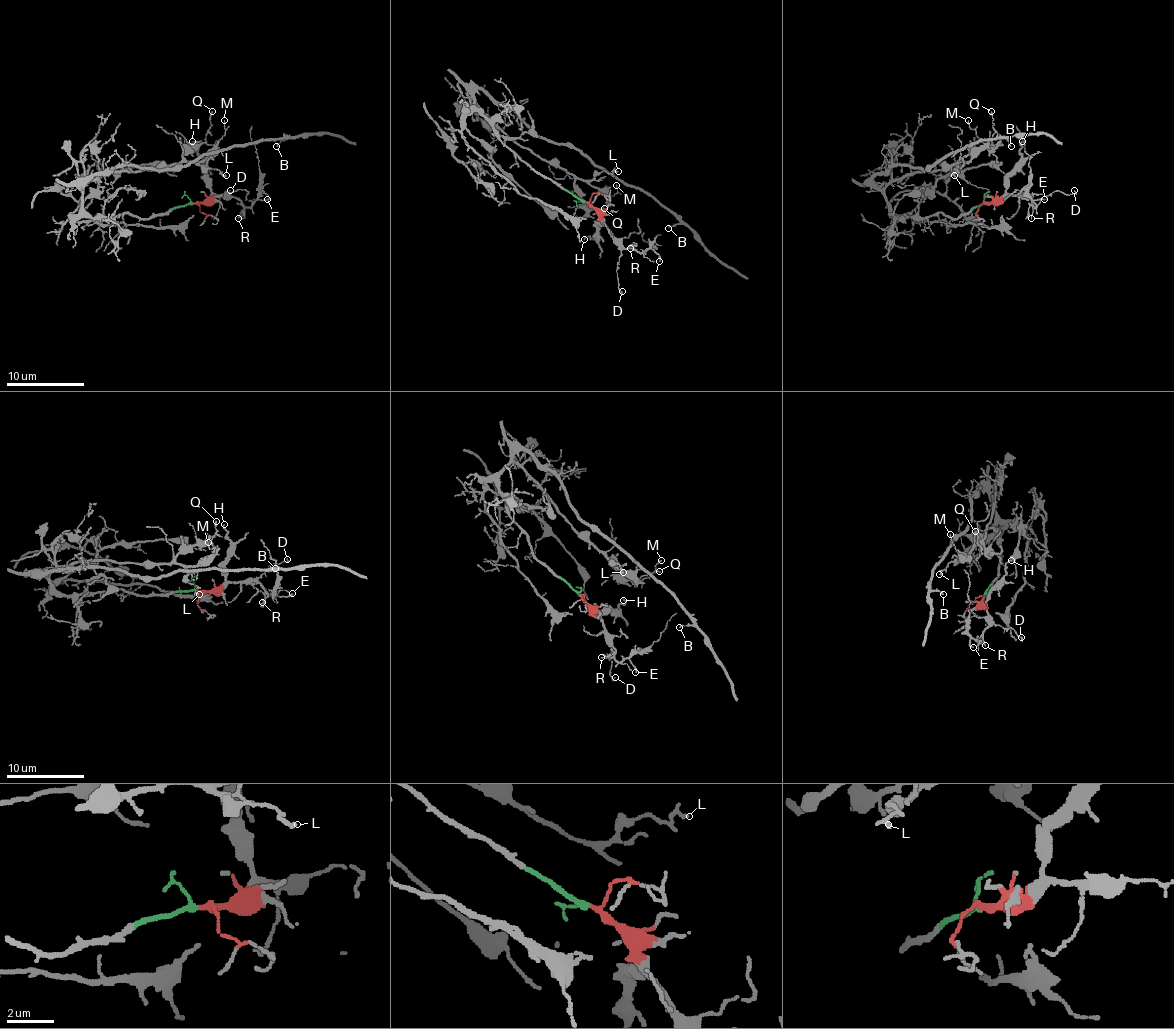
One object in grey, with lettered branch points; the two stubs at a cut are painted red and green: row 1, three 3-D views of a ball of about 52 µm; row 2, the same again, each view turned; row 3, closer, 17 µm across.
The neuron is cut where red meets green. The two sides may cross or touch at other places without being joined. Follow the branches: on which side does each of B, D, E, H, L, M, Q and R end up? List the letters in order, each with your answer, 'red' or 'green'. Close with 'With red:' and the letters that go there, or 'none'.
B: green
D: red
E: red
H: red
L: green
M: green
Q: green
R: red
With red: D, E, H, R

